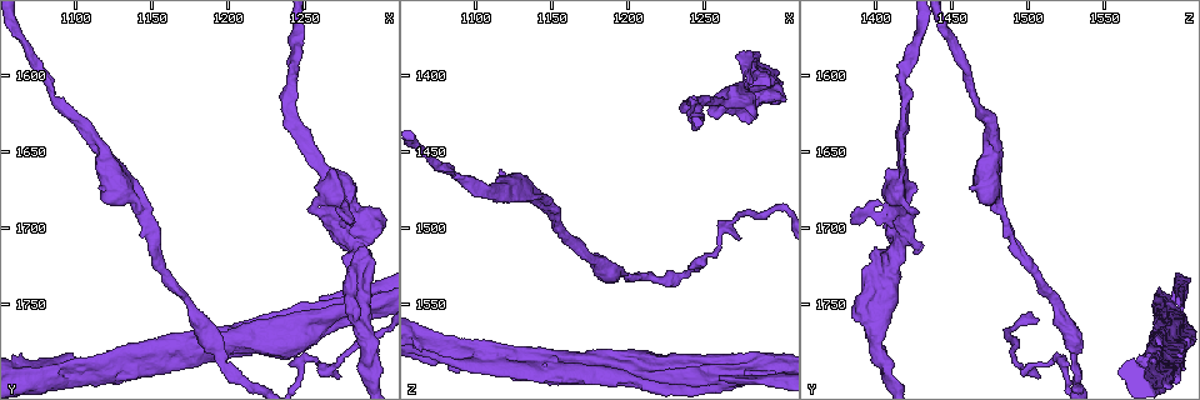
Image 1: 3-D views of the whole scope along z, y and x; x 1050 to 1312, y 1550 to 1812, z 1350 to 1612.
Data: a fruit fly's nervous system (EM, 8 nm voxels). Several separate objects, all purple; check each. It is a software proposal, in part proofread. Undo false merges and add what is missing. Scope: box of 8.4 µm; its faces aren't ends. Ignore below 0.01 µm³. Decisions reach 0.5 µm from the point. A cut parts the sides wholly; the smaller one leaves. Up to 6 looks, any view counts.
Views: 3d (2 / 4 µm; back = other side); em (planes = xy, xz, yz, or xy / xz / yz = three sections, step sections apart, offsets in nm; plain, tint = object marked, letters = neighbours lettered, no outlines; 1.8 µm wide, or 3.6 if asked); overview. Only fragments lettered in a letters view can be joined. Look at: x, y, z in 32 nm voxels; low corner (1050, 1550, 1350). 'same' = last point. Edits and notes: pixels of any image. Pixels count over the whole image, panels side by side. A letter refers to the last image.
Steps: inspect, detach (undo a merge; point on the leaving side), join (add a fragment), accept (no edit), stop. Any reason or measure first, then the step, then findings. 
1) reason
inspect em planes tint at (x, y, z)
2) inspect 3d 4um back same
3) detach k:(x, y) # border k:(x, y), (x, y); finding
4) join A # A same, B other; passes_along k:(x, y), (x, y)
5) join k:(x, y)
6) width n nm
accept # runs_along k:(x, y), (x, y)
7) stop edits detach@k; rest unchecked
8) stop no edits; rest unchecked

branch point
inspect 3d 2um at (1270, 1752, 1594)

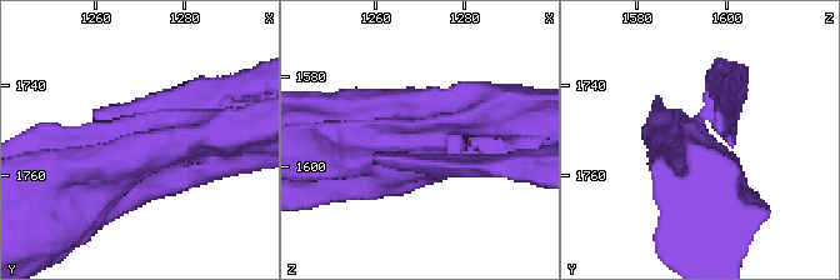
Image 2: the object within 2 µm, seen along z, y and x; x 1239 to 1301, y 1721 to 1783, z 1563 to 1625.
arms 3; arm_widths 220, 260, 600 nm
inspect em 3.6um planes plain at (1272, 1753, 1592)

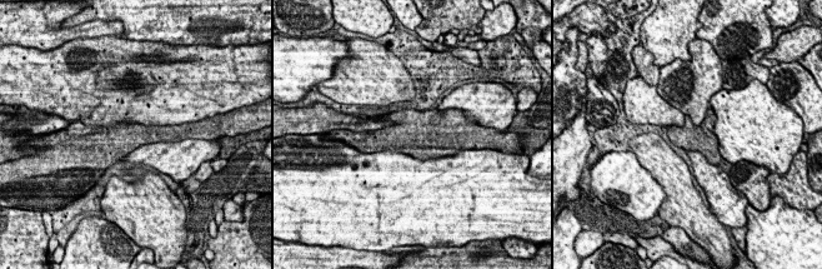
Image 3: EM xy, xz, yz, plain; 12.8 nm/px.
see the neighbours
inspect em 3.6um planes letters same

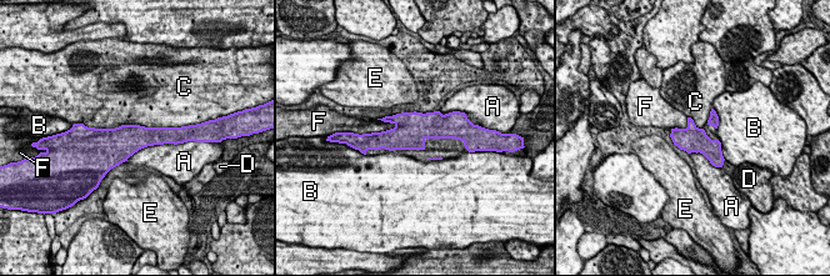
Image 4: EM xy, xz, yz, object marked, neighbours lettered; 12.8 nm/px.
accept # A other, B other, C other, D other, E other, F other; border 4:(178, 126), (93, 128); all the same neuron

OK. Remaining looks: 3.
arms run side by side
inspect 3d 4um at (1198, 1776, 1592)

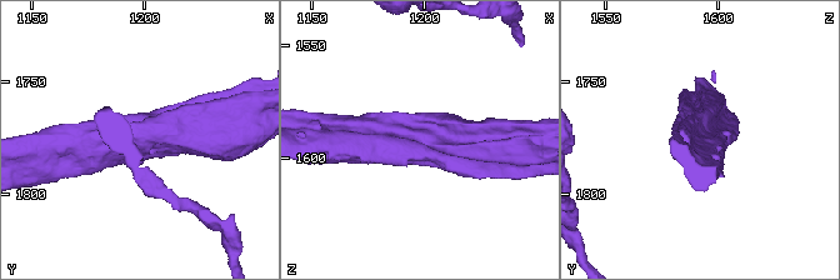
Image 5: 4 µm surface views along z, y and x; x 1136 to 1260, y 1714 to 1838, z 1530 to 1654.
arms 3; arm_widths 320, 400, 600 nm; need the tissue
inspect em yz step 8 letters at (1198, 1777, 1591)

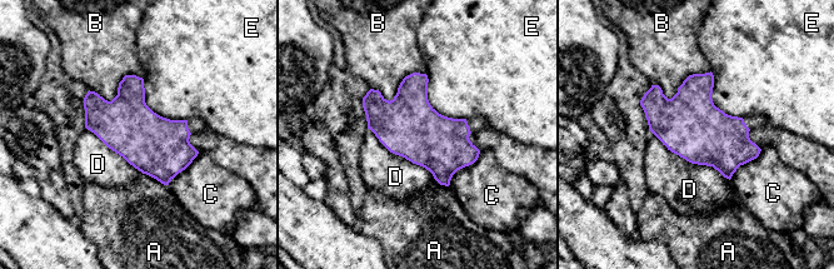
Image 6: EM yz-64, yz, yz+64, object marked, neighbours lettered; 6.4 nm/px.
another direction
inspect em planes letters same

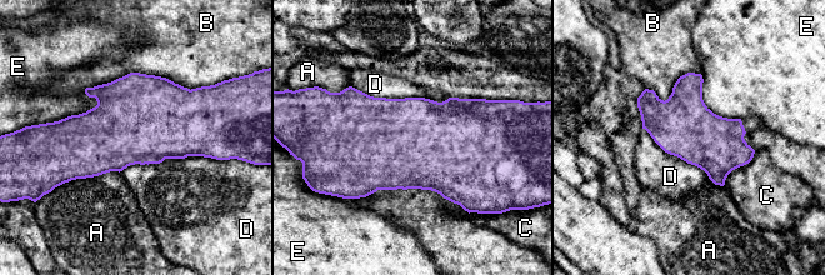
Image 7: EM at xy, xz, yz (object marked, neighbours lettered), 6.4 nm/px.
longest_contact B 750 nm
accept # A other, B other, C other, D other, E other; border 7:(351, 85), (374, 96), (449, 98); one neuron here

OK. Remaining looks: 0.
stop no edits; rest unchecked

